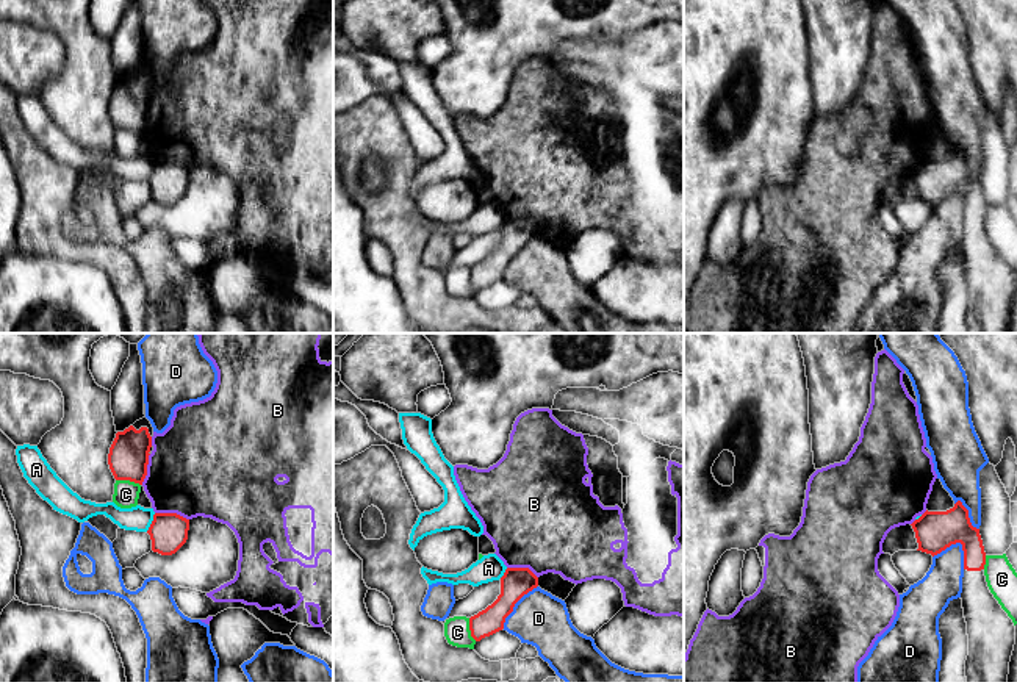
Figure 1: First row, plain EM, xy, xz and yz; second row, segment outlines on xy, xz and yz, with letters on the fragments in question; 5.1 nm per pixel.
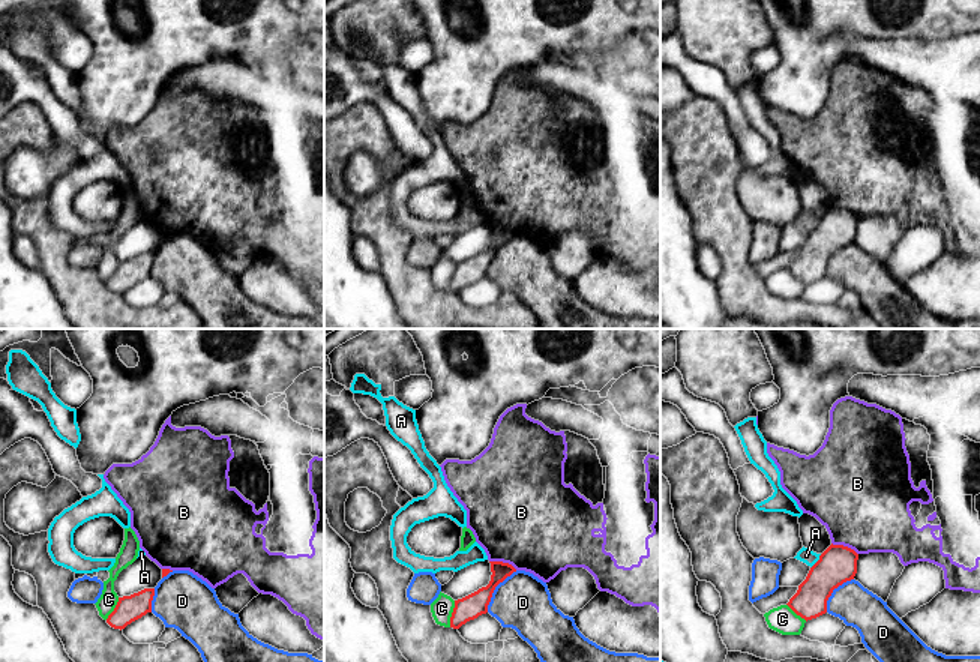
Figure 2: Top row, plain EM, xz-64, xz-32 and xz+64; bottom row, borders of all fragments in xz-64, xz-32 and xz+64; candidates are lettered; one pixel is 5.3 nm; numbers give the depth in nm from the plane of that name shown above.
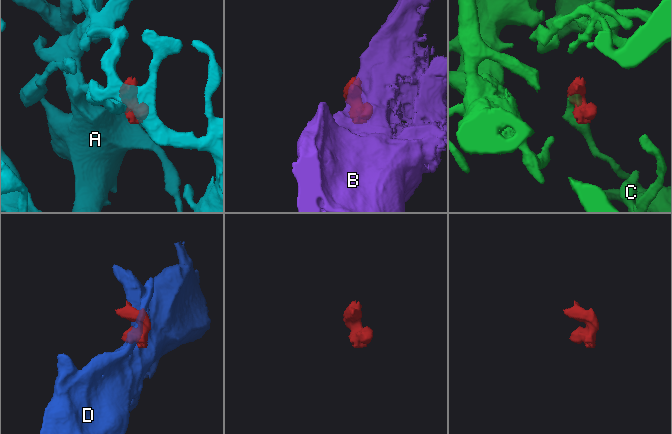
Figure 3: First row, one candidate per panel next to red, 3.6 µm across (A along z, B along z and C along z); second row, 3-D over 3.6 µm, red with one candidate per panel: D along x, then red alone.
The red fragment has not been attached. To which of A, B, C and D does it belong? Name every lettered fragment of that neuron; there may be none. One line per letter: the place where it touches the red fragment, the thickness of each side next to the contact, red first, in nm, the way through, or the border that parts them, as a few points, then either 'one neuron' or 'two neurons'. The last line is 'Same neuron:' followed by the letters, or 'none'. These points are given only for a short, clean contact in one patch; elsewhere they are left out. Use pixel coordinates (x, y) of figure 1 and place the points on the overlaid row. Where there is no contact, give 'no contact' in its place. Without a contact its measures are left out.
A: meets red in xy at (152, 523); 190 nm thick on the red side, 130 nm on the other; border along xy (155, 513), (146, 531); two neurons
B: meets red in xy at (172, 513); 190 nm thick on the red side, 460 nm on the other; two neurons
C: meets red in xy at (129, 479); 200 nm thick on the red side, 130 nm on the other; two neurons
D: meets red in yz at (959, 542); 200 nm thick on the red side, 190 nm on the other; two neurons
Same neuron: none

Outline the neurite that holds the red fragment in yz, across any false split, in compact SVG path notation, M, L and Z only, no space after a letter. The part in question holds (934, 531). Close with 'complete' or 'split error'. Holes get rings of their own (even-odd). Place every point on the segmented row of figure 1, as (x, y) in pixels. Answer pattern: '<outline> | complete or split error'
M961 501L947 512L925 512L912 524L918 549L933 557L961 543L964 551L964 577L962 577L962 608L967 623L968 655L965 660L967 682L1008 682L1009 662L1015 644L1015 626L998 601L990 593L986 576L986 552L979 529L973 527L968 518L968 510Z | split error

